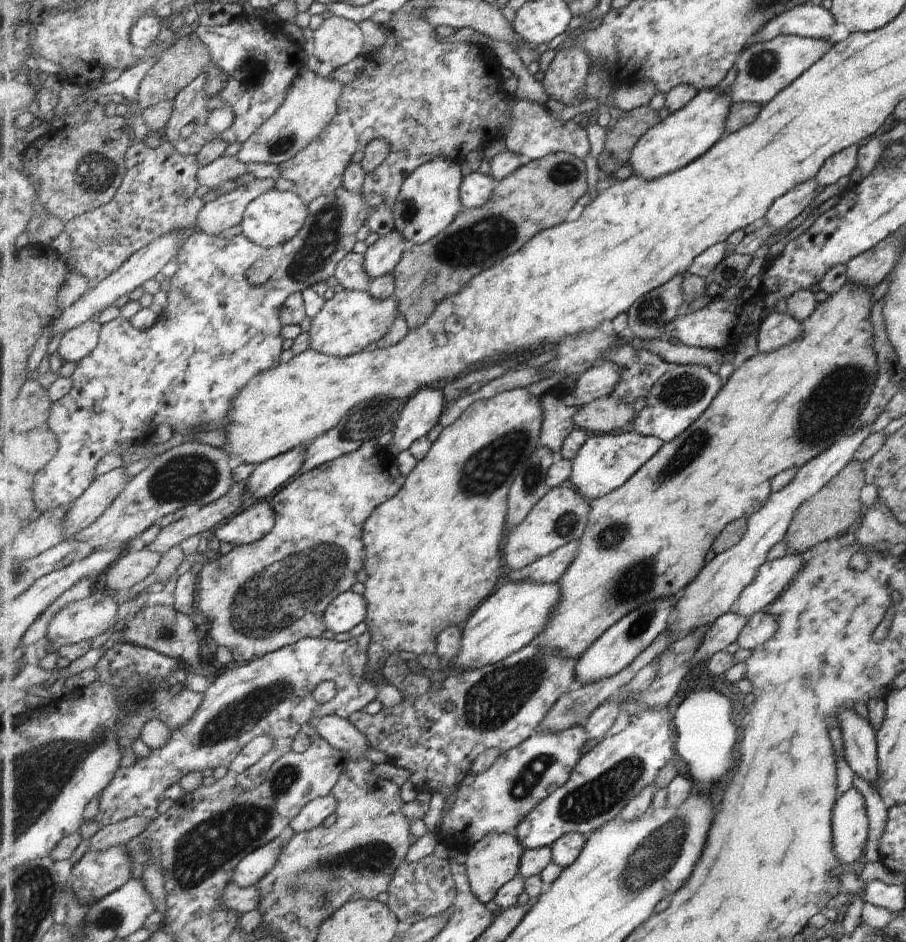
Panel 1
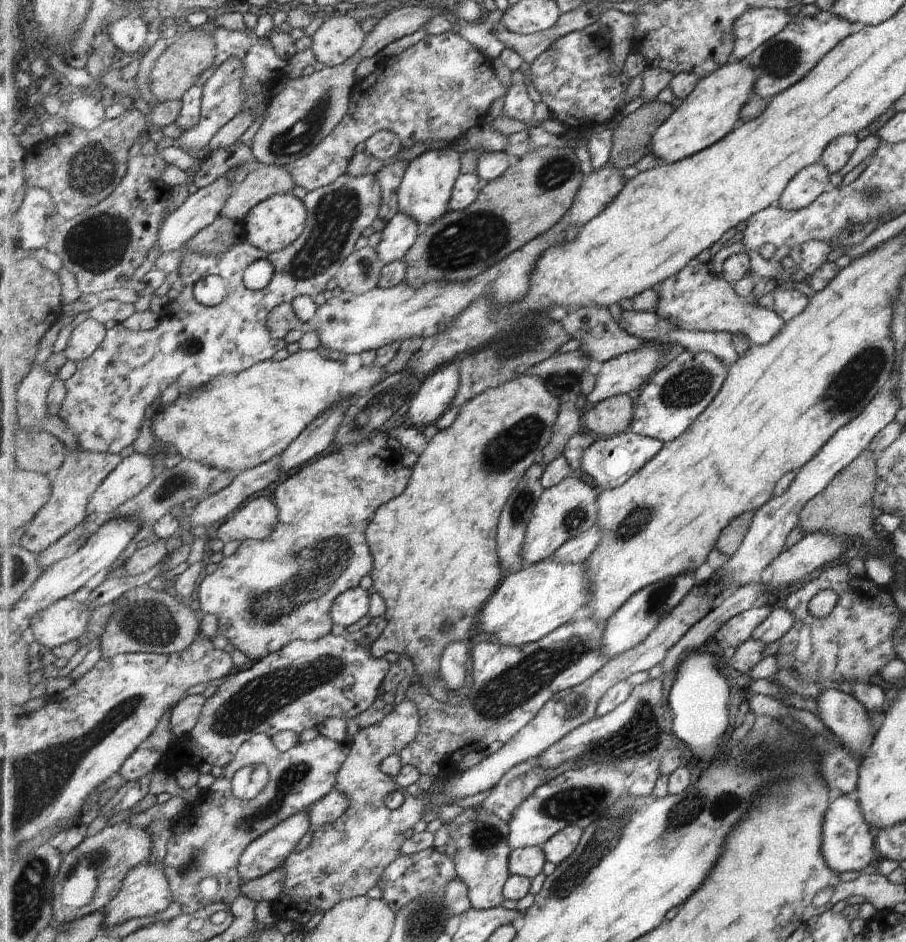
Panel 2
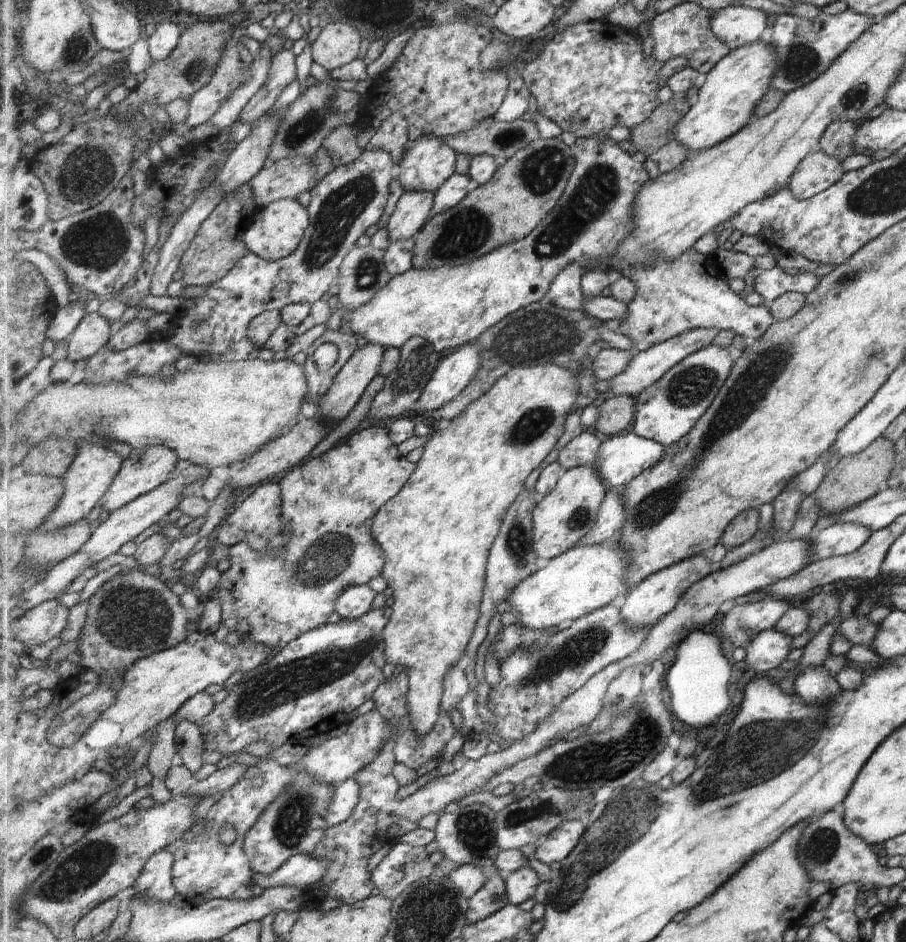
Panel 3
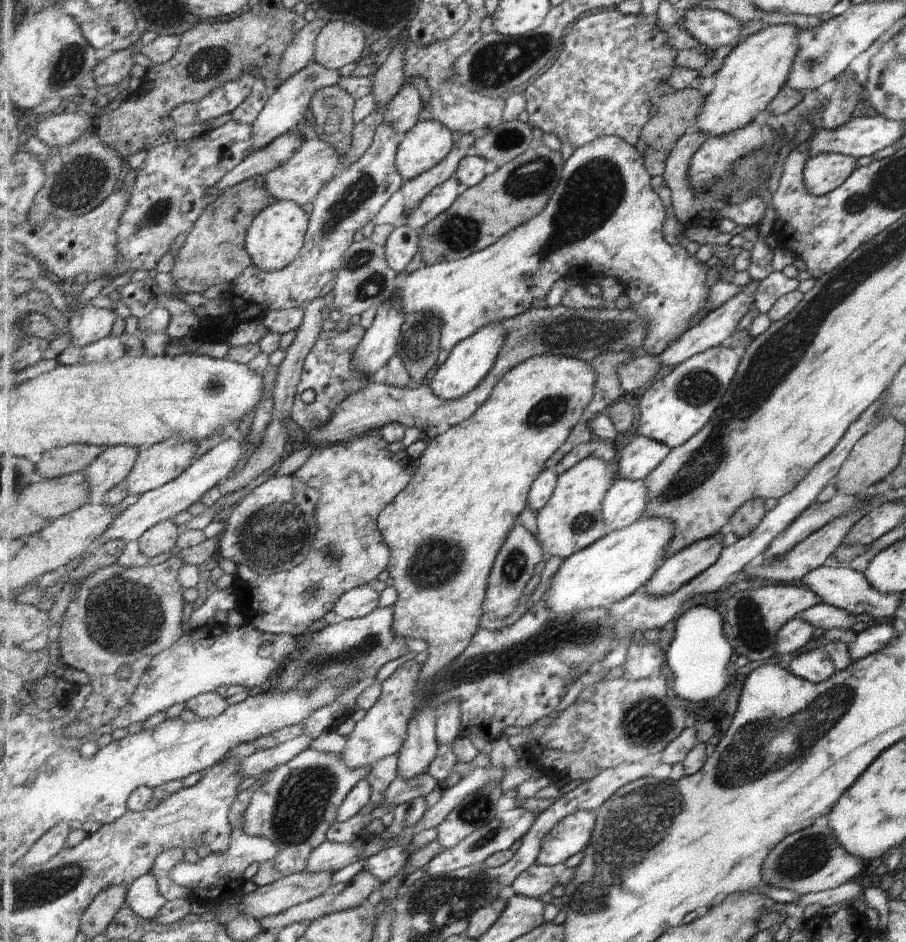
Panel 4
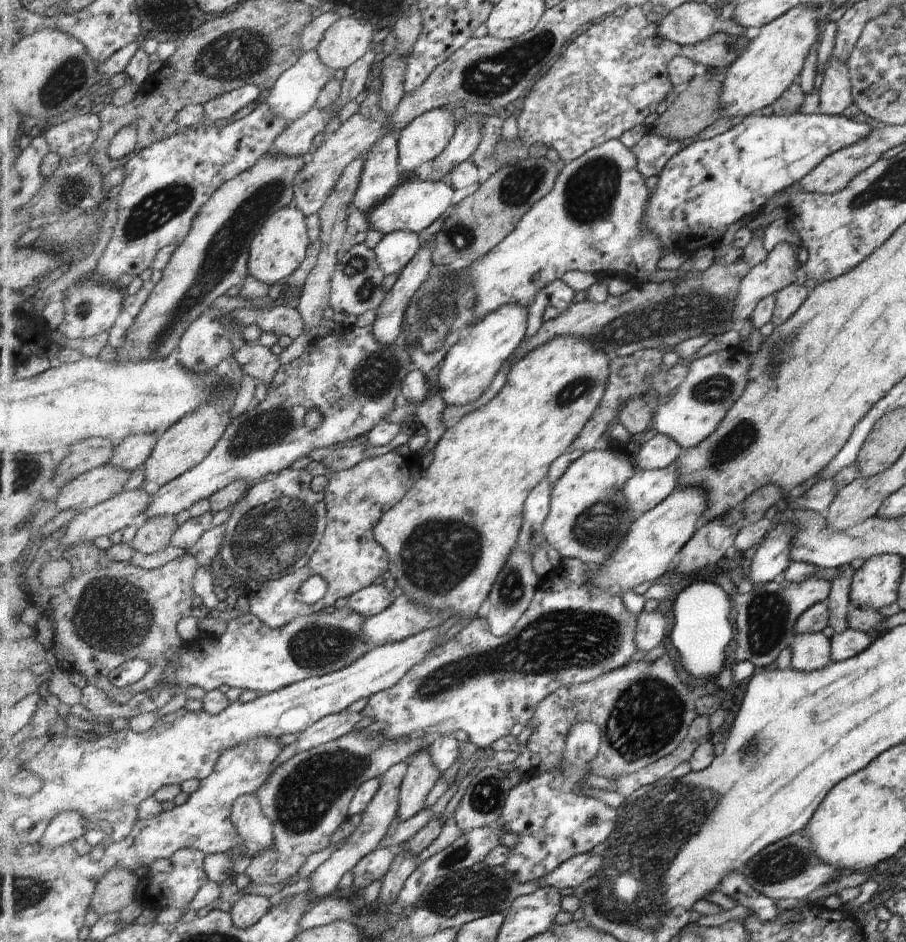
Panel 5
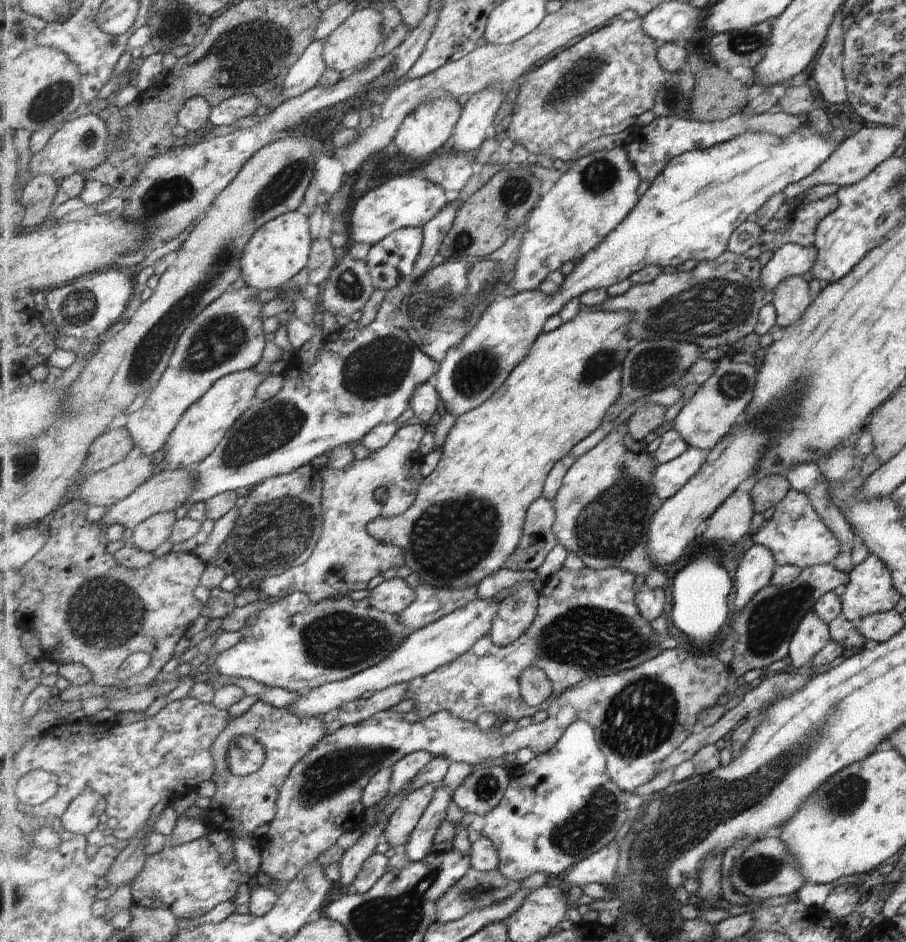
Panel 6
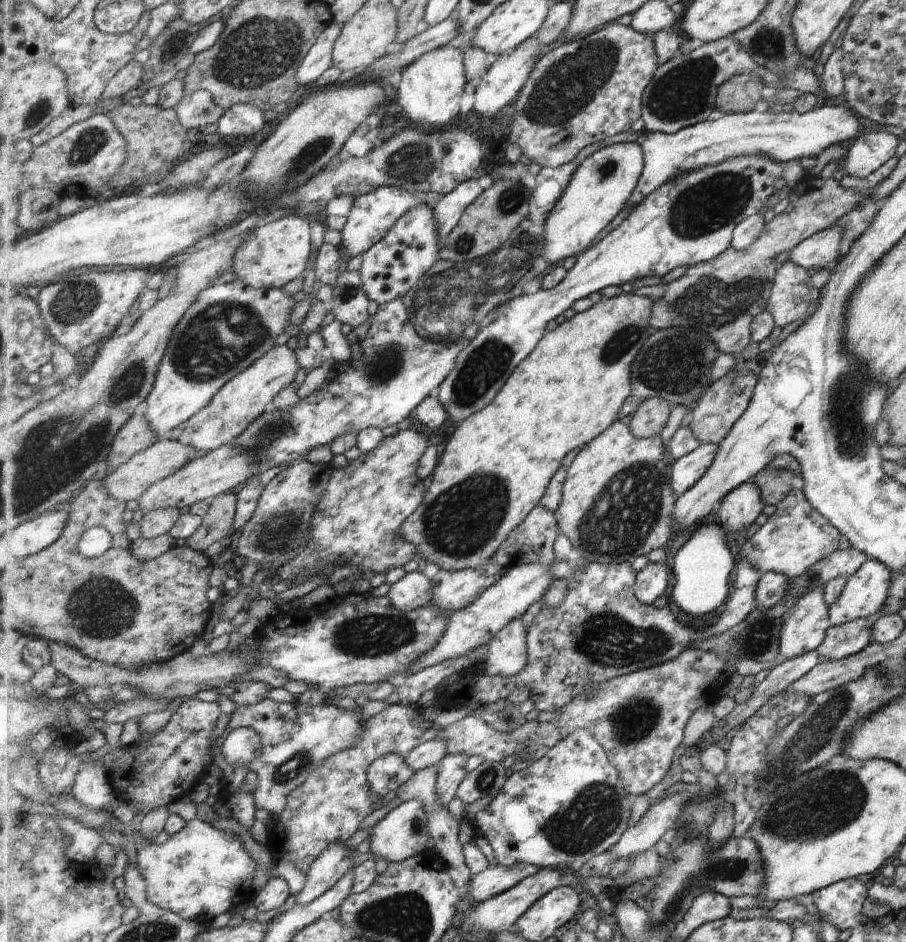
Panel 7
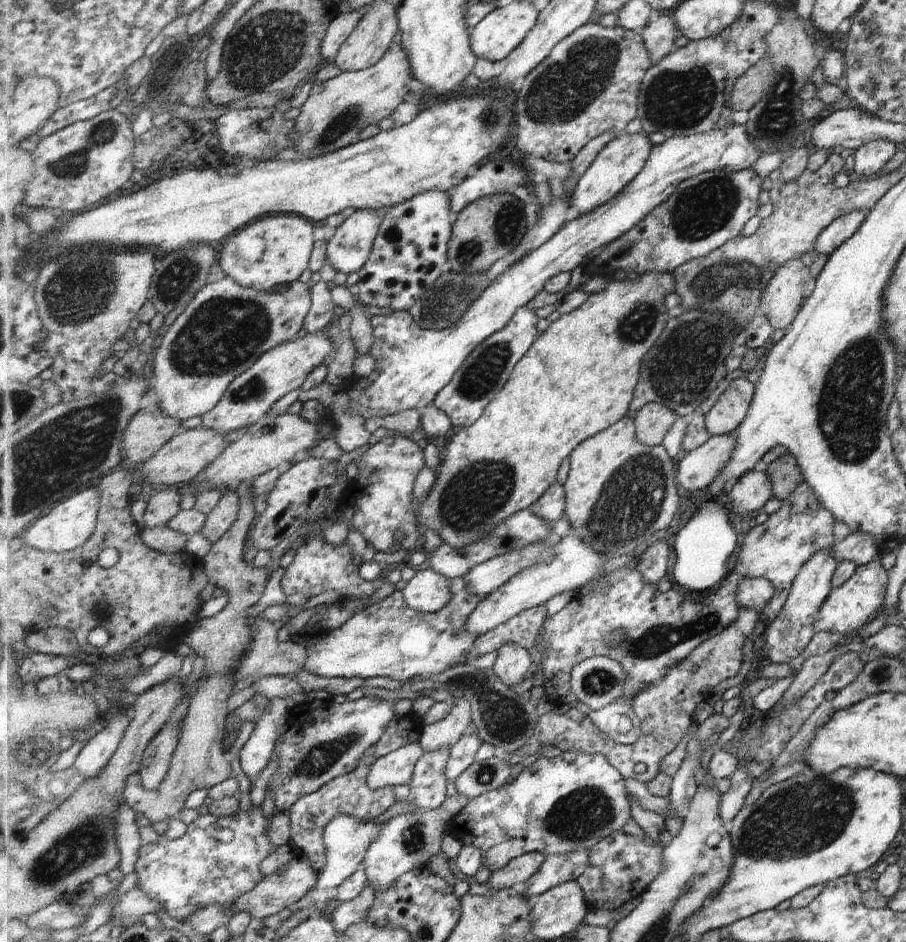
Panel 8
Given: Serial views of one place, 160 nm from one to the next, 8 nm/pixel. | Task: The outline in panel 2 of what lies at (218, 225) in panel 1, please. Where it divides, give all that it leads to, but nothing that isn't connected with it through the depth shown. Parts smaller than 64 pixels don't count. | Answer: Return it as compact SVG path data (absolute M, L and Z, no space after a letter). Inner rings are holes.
M264 164L247 175L222 208L221 215L243 219L260 202L275 195L289 194L295 185L296 180L285 167Z

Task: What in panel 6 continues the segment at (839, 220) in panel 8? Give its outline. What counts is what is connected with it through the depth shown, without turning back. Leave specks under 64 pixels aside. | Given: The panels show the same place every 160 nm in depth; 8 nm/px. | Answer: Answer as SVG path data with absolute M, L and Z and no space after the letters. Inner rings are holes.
M795 243L784 244L775 250L775 256L763 267L762 285L773 291L793 275L801 277L813 266L816 250L813 244L801 246Z

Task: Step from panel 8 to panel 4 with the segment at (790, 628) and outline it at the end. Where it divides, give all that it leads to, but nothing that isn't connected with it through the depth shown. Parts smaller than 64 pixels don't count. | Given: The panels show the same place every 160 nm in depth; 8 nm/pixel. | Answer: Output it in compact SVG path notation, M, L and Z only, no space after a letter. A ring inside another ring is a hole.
M818 648L794 656L789 669L794 675L816 683L836 671L833 661Z

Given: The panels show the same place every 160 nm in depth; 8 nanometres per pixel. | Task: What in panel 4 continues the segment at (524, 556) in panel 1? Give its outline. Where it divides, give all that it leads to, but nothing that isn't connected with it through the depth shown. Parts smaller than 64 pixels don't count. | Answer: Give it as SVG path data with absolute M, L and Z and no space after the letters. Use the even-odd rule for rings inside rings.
M601 457L583 459L558 475L558 483L549 504L536 513L537 536L545 552L564 561L613 532L604 519L604 500L619 478L614 464L605 462Z

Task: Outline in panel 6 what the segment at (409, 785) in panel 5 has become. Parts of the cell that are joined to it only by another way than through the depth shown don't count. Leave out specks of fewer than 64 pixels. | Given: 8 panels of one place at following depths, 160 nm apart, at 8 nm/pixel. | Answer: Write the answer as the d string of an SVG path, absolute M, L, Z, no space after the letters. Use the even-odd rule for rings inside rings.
M425 785L422 789L410 793L402 806L390 816L383 834L390 846L407 846L432 801L435 789L436 785Z

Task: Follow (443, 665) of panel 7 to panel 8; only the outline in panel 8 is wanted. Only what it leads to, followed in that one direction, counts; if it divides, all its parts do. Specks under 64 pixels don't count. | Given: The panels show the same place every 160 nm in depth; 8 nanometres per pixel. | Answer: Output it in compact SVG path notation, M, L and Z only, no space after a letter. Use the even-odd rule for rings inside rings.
M539 605L516 614L507 622L503 622L487 634L477 638L478 654L468 662L475 662L477 658L493 651L499 651L502 646L511 643L517 643L534 653L535 640L537 640L546 619L547 606L545 605Z

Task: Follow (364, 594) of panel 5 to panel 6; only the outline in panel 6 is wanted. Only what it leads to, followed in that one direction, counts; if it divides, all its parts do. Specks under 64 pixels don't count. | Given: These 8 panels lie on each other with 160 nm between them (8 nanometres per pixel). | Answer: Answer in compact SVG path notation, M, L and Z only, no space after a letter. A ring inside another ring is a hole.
M395 577L393 579L388 579L383 581L380 585L377 585L372 589L371 594L367 600L380 611L385 611L388 613L398 613L401 614L409 605L416 599L417 591L416 587L411 588L407 584L407 580L400 577Z

